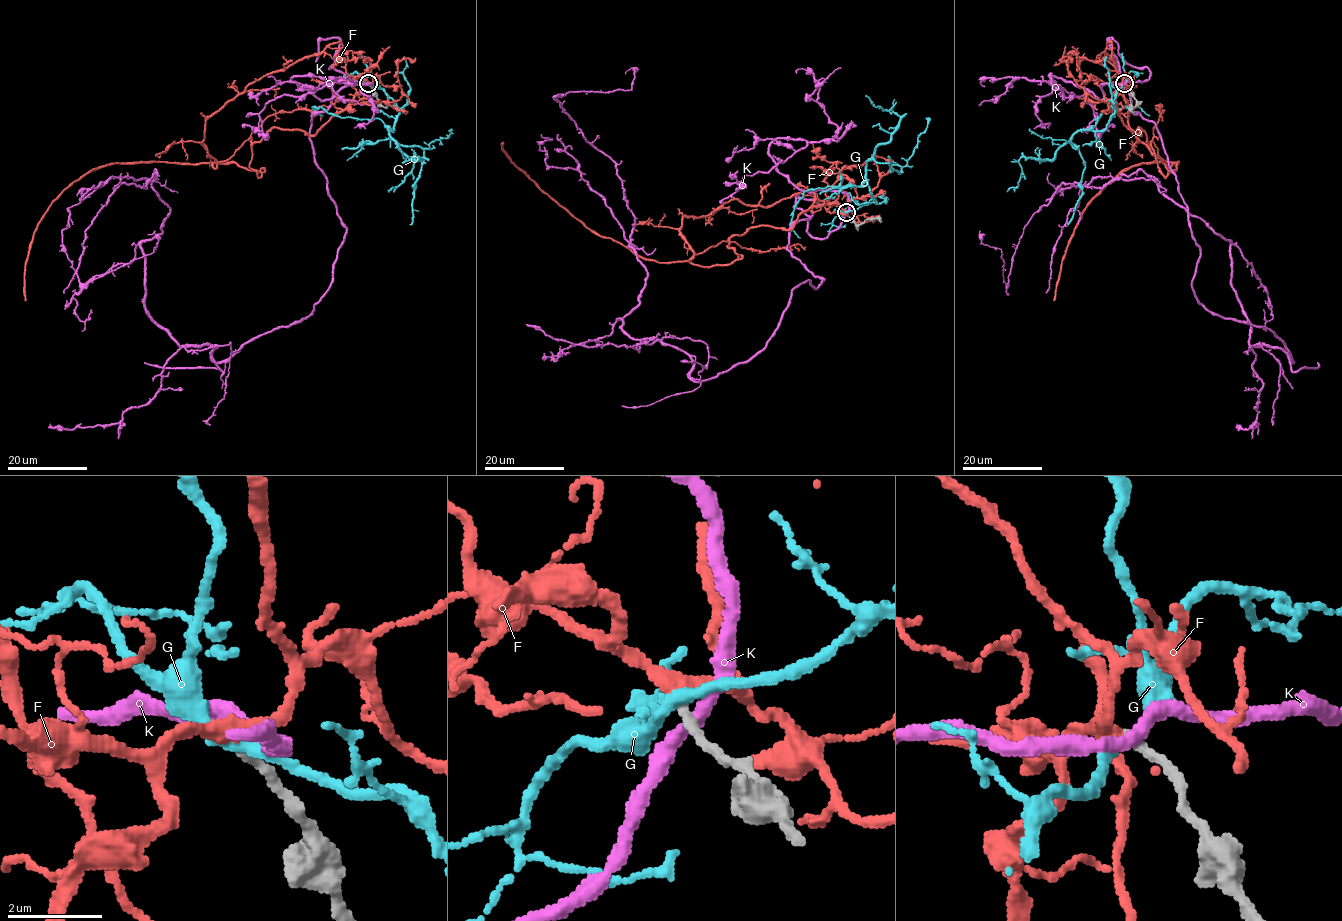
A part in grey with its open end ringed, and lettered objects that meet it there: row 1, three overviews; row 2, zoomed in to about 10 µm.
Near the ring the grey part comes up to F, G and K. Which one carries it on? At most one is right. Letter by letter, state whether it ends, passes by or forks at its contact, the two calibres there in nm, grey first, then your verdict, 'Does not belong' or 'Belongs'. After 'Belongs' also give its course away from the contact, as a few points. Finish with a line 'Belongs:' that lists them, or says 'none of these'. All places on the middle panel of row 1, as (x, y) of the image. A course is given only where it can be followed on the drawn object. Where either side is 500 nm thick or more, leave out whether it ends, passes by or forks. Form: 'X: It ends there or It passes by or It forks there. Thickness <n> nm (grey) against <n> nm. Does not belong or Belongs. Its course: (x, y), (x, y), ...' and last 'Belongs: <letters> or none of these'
F: It passes by. Thickness 200 nm (grey) against 320 nm. Belongs. Its course: (846, 213), (811, 206), (791, 229), (757, 226), (657, 262), (592, 233), (503, 142)
G: It passes by. Thickness 200 nm (grey) against 280 nm. Does not belong
K: It passes by. Thickness 240 nm (grey) against 280 nm. Does not belong
Belongs: F

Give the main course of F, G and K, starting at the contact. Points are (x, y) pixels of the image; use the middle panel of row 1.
F: (846, 213), (811, 206), (791, 229), (757, 226), (657, 262), (592, 233), (503, 142)
G: (845, 213), (876, 204), (866, 163), (889, 141), (900, 118), (866, 95)
K: (846, 214), (814, 238), (796, 198), (823, 279), (692, 381), (621, 328), (634, 218), (554, 99), (625, 74)

